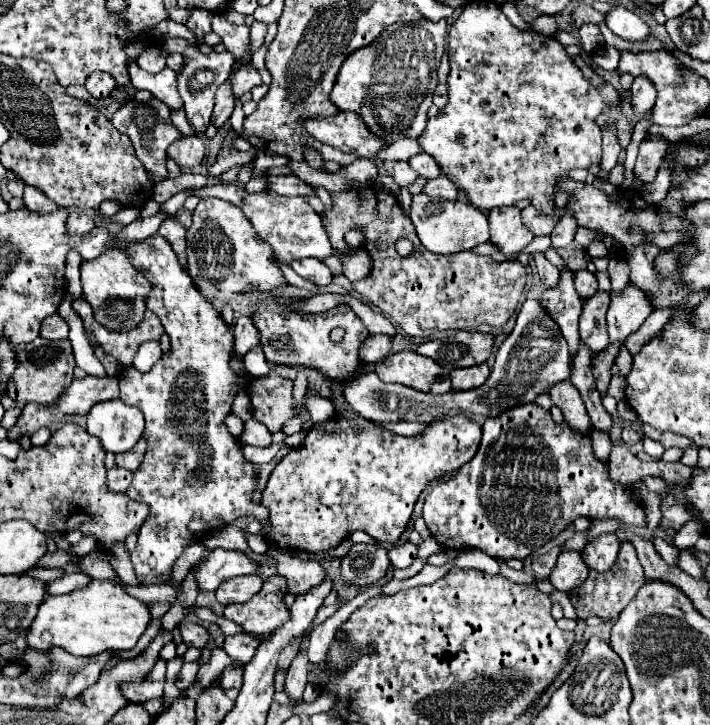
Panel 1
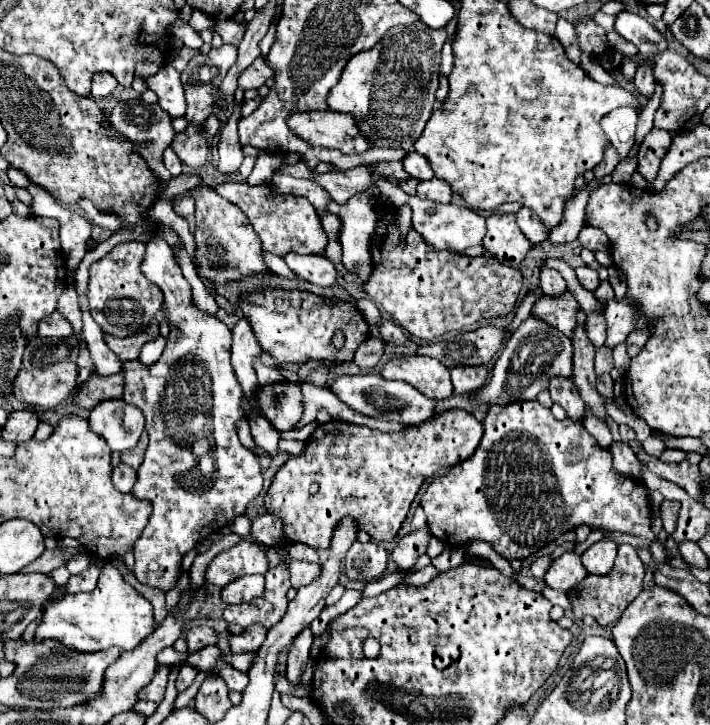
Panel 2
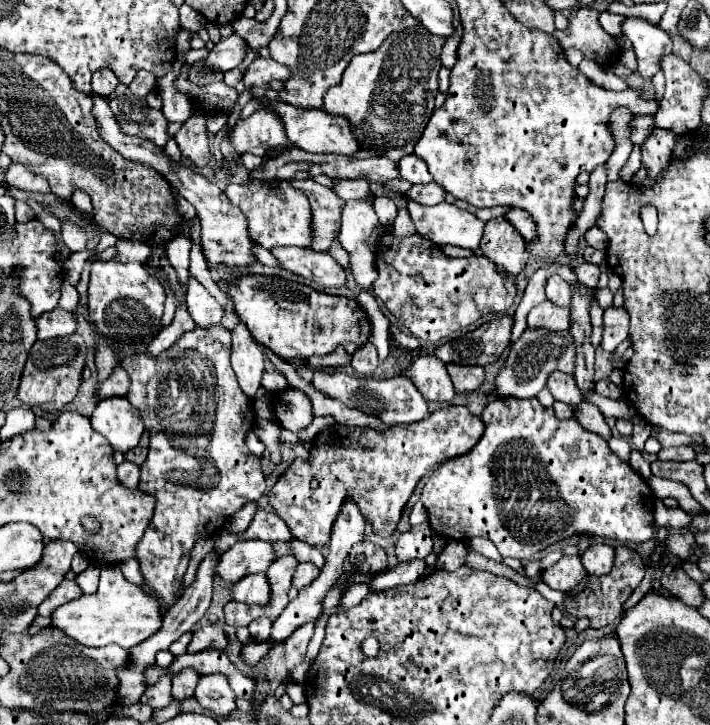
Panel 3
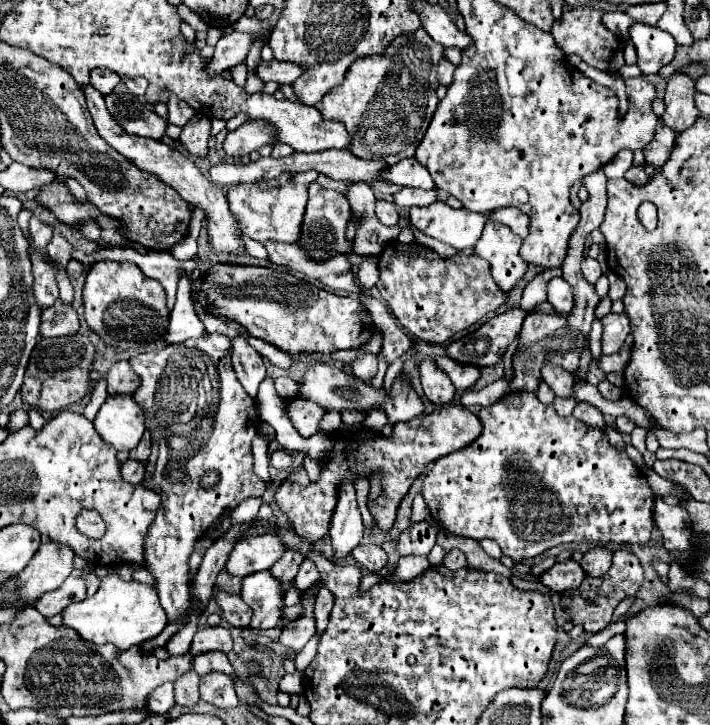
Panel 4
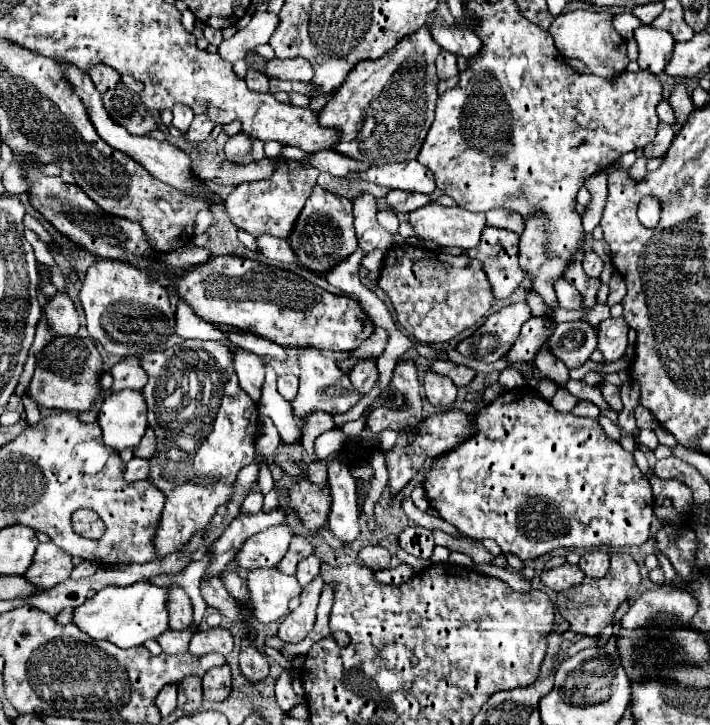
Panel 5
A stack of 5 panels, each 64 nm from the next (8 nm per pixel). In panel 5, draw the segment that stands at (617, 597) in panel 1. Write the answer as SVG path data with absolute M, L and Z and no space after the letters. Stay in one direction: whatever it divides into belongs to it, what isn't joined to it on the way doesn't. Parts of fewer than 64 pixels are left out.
M612 554L610 568L604 578L598 578L598 580L586 578L576 588L568 588L568 590L560 592L558 600L556 600L556 608L568 620L570 630L574 630L578 634L594 636L594 634L604 632L608 626L612 626L618 606L624 600L632 600L638 594L638 584L640 584L638 564L628 554Z

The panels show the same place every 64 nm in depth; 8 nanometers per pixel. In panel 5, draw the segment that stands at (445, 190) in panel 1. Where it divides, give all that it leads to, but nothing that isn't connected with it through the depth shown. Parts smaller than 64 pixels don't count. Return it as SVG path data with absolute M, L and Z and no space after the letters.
M390 190L386 196L386 206L392 212L414 212L416 208L422 208L430 202L428 194L418 194L418 192L400 192L400 190Z

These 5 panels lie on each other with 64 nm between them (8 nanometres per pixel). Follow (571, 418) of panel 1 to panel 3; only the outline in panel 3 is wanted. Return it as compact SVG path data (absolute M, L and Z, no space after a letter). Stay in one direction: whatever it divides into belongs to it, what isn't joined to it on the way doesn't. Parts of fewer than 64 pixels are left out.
M552 372L552 376L548 376L548 390L552 392L554 400L560 400L572 406L578 406L582 402L580 388L576 388L576 380L572 380L570 374Z

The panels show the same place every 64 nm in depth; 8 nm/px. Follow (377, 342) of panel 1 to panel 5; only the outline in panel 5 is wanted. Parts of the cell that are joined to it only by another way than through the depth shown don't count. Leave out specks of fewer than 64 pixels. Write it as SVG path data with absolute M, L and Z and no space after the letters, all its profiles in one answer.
M360 360L360 362L354 366L354 370L350 372L350 380L352 380L356 392L360 392L360 398L366 396L366 394L374 388L374 384L376 384L376 380L378 380L376 364L372 364L372 362L368 362L368 360Z

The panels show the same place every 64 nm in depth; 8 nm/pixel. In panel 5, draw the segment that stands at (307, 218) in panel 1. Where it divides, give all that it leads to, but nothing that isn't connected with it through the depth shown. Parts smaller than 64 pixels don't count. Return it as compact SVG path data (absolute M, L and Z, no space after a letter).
M270 158L276 164L276 172L268 180L256 180L256 182L244 182L240 184L228 198L226 198L226 210L232 218L232 222L238 228L244 228L252 236L258 234L272 234L278 238L288 238L292 232L292 226L304 208L306 198L310 196L312 188L316 186L316 178L320 172L316 168L304 168L300 160L288 160L288 158Z

